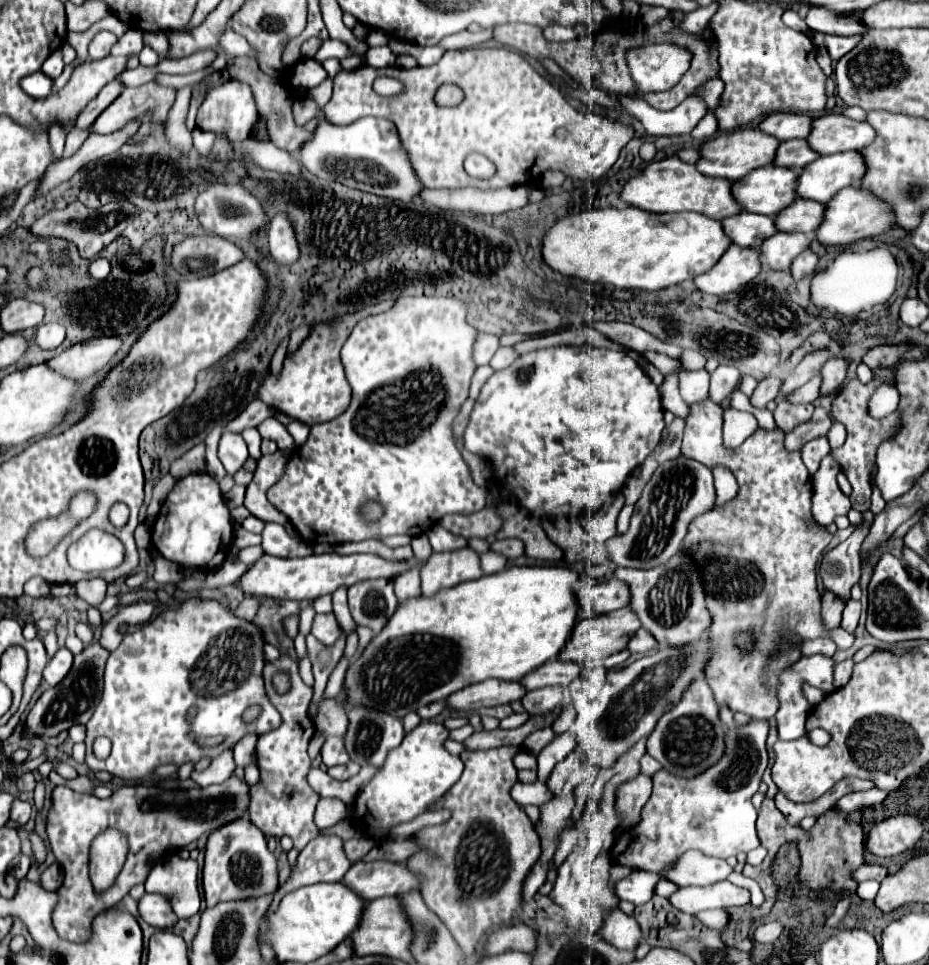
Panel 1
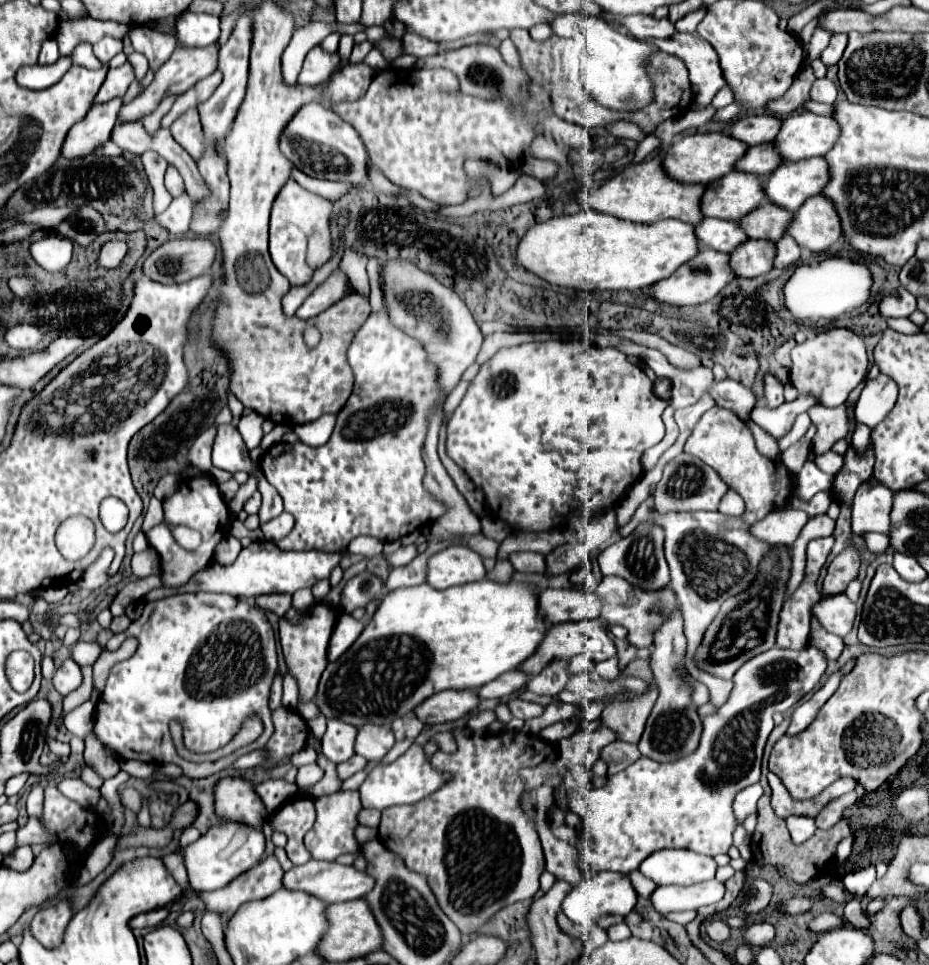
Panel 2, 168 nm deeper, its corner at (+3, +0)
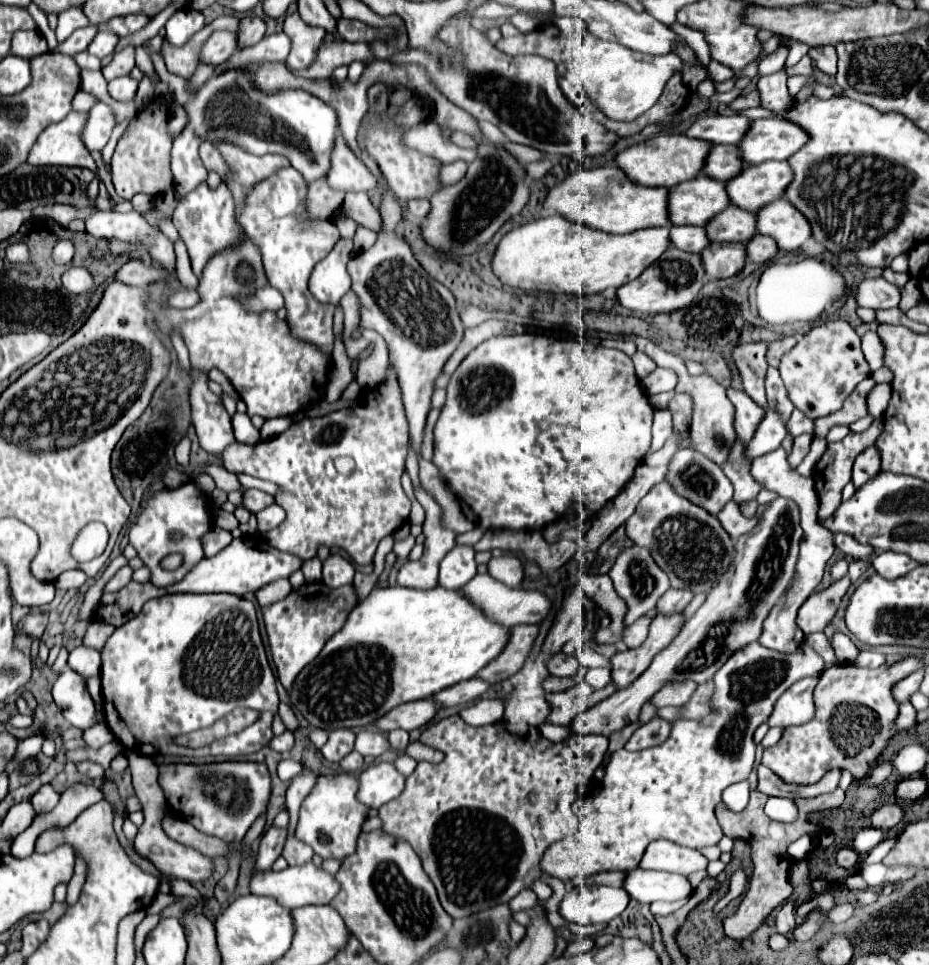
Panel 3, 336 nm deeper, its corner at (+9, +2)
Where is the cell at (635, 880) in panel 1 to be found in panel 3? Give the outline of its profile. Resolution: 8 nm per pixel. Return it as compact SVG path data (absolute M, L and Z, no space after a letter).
M581 885L567 893L559 905L563 919L593 925L609 923L613 917L621 915L629 905L629 893L625 889L615 889L607 885Z

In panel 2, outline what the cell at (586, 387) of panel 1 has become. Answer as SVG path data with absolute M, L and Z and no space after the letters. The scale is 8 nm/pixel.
M533 341L523 343L517 347L505 347L499 349L489 361L485 361L479 369L479 373L471 379L469 389L459 403L459 407L453 411L449 425L447 425L447 455L469 475L469 479L477 485L477 489L483 491L485 503L489 505L491 513L511 527L529 533L529 531L549 531L553 529L563 515L567 515L571 503L575 501L593 501L597 507L607 509L617 505L619 497L625 493L627 487L631 487L643 473L641 469L641 455L657 445L665 435L665 425L661 421L661 413L665 411L667 403L659 399L653 393L653 383L641 371L637 365L627 361L627 355L621 353L615 347L597 347L587 345L583 341Z

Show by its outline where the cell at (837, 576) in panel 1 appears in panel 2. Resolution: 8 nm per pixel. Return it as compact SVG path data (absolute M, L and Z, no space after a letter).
M875 477L863 483L853 499L853 531L857 535L865 531L881 531L887 535L891 497L893 491L883 487Z

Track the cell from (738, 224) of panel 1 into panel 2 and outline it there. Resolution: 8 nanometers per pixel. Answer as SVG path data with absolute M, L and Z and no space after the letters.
M703 219L703 223L697 223L695 237L699 239L699 245L723 253L731 253L737 245L747 241L747 235L739 227L739 223L721 219Z

